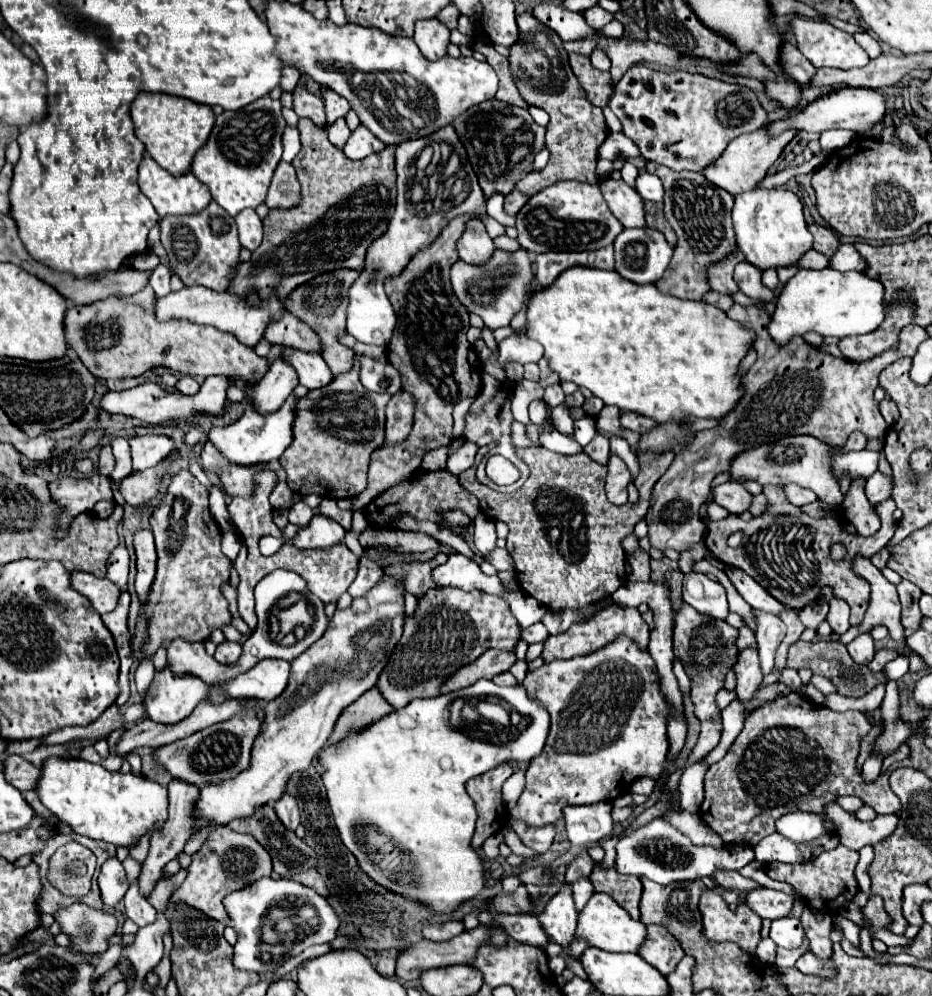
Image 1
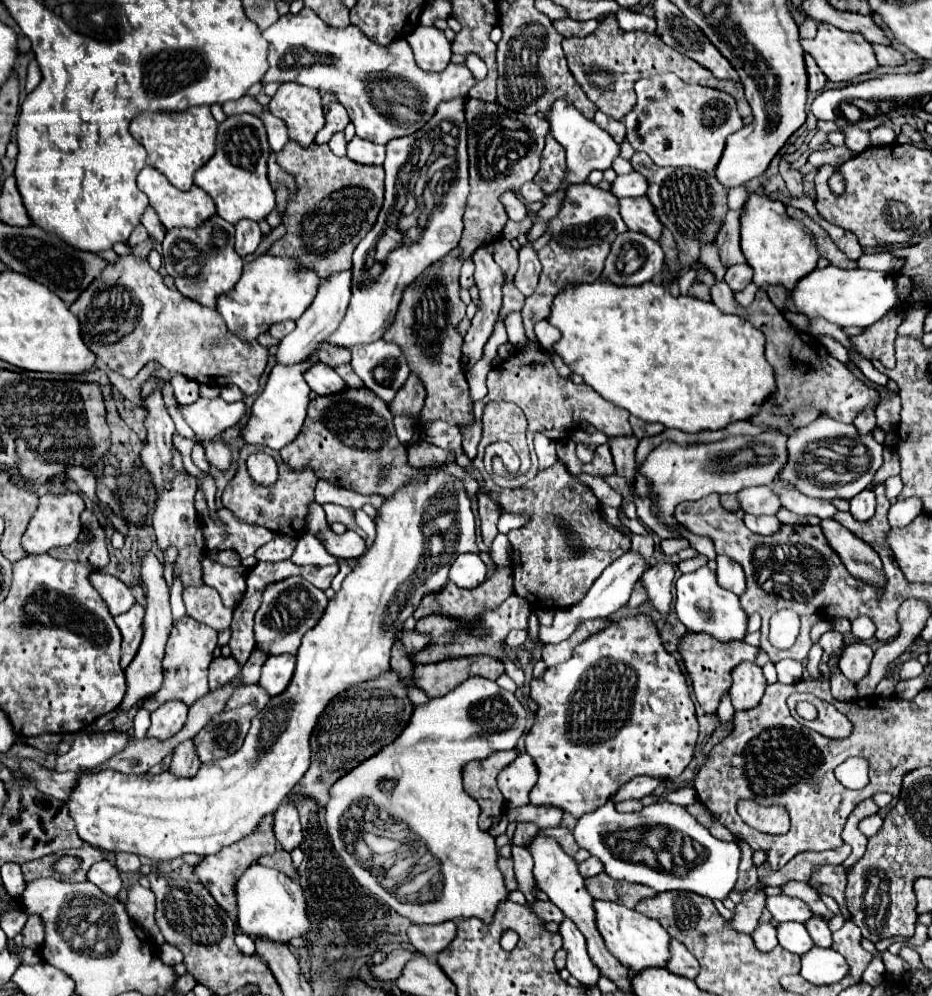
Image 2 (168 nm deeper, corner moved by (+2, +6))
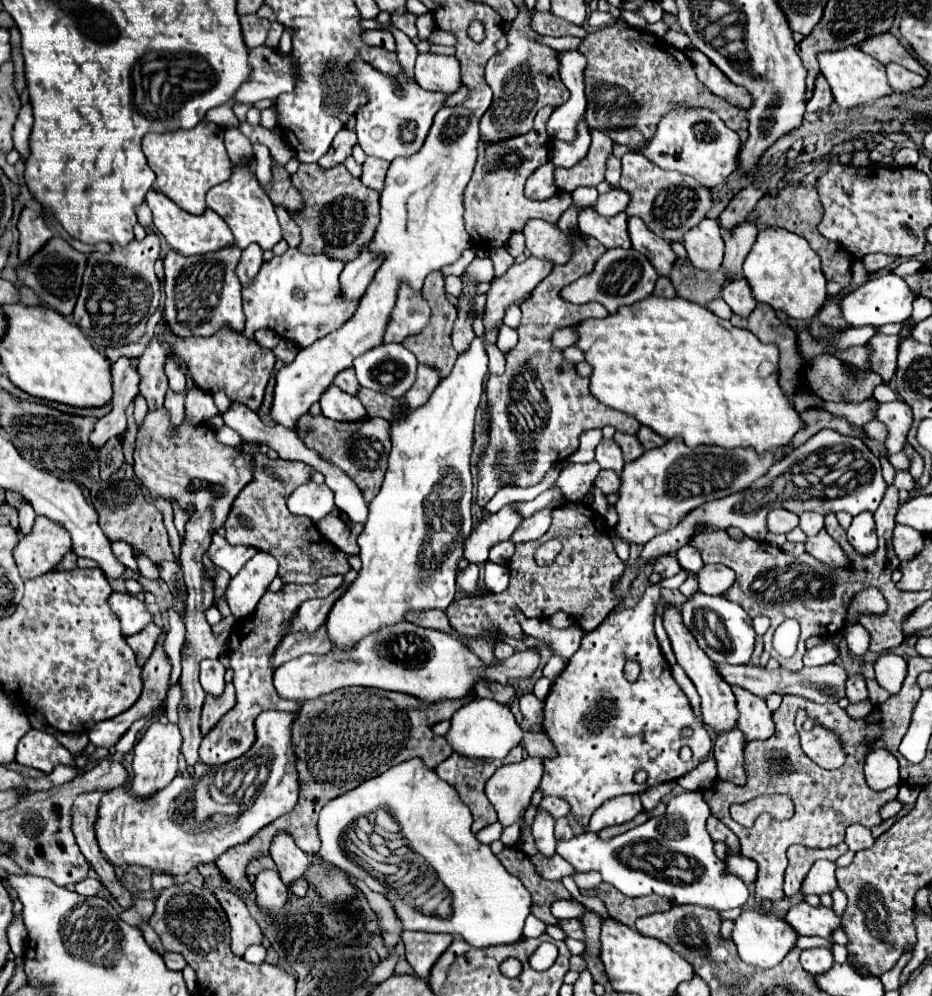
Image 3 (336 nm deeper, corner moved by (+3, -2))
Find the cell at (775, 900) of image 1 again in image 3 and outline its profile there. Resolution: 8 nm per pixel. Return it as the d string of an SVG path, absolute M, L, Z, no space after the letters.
M806 902L794 906L784 918L802 936L830 938L834 930L842 928L842 916L838 916L832 908L824 908L824 906L814 908L808 906Z

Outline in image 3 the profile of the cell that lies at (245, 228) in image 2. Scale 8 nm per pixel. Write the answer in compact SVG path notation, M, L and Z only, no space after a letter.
M250 244L240 258L240 264L236 268L236 274L242 282L242 286L250 284L250 280L254 280L254 276L258 274L262 266L262 248L258 248L258 244Z

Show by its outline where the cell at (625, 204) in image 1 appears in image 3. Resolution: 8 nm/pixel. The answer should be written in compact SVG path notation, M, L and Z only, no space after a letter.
M630 218L628 220L628 230L630 230L630 238L632 238L632 248L642 252L644 256L648 256L650 264L656 268L656 272L664 278L670 276L670 270L676 262L676 254L670 248L670 244L662 238L658 238L652 230L646 228L646 224L642 224L640 218Z

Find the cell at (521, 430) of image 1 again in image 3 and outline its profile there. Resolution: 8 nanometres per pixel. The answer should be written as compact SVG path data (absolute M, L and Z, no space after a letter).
M600 470L594 486L598 486L604 494L612 494L612 492L618 490L620 478L618 478L618 474L614 470Z

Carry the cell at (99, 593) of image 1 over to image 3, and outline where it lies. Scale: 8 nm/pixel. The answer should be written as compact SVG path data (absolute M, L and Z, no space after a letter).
M114 592L110 596L108 604L116 612L116 616L120 618L124 636L132 636L132 634L142 632L142 628L146 628L146 624L150 624L154 620L154 616L148 612L144 602L140 602L136 596Z

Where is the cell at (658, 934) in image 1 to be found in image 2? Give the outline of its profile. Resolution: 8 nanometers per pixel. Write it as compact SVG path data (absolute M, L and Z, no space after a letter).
M671 938L671 956L665 968L689 980L693 980L699 974L699 962L695 960L695 956L679 940L673 940L673 938Z

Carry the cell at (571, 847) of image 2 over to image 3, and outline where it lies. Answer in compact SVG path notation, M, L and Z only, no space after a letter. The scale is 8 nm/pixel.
M566 818L556 820L554 834L556 834L556 838L558 838L558 840L570 840L570 838L574 836L574 834L572 834L572 828L570 828L570 824L568 824L568 820L566 820Z

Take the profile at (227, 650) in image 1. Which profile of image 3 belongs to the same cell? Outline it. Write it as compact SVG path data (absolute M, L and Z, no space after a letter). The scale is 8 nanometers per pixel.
M226 684L226 690L220 698L214 696L206 696L204 708L202 708L202 720L200 720L200 732L202 736L206 732L210 732L210 728L214 728L214 724L218 724L218 720L236 704L236 696L234 696L234 686Z

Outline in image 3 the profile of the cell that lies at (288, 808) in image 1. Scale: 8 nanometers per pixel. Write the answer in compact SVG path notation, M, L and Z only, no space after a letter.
M284 832L274 838L274 844L270 846L270 856L276 862L280 878L286 886L304 876L306 868L310 866L310 858L294 844L292 836Z

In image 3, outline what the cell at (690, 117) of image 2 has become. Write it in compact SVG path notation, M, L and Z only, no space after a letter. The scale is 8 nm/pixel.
M678 106L662 118L658 132L646 144L646 148L640 150L640 154L664 170L678 170L682 174L692 176L702 186L714 188L722 184L732 172L736 172L740 148L740 136L734 130L730 130L716 112L706 108Z

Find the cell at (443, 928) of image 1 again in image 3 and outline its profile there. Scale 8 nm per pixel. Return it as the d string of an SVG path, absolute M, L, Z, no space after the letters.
M412 930L402 932L402 940L406 946L404 958L414 968L416 976L422 980L428 980L432 964L452 944L450 934L426 934L426 932L412 932Z

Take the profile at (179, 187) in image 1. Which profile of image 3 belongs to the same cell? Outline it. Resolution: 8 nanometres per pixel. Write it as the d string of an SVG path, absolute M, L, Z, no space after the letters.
M150 190L146 194L146 202L154 214L154 226L166 238L170 248L180 252L182 256L202 256L206 252L216 252L216 248L234 246L234 234L230 234L230 228L226 228L226 222L216 212L206 210L202 216L194 216L178 208L170 198L156 190Z

